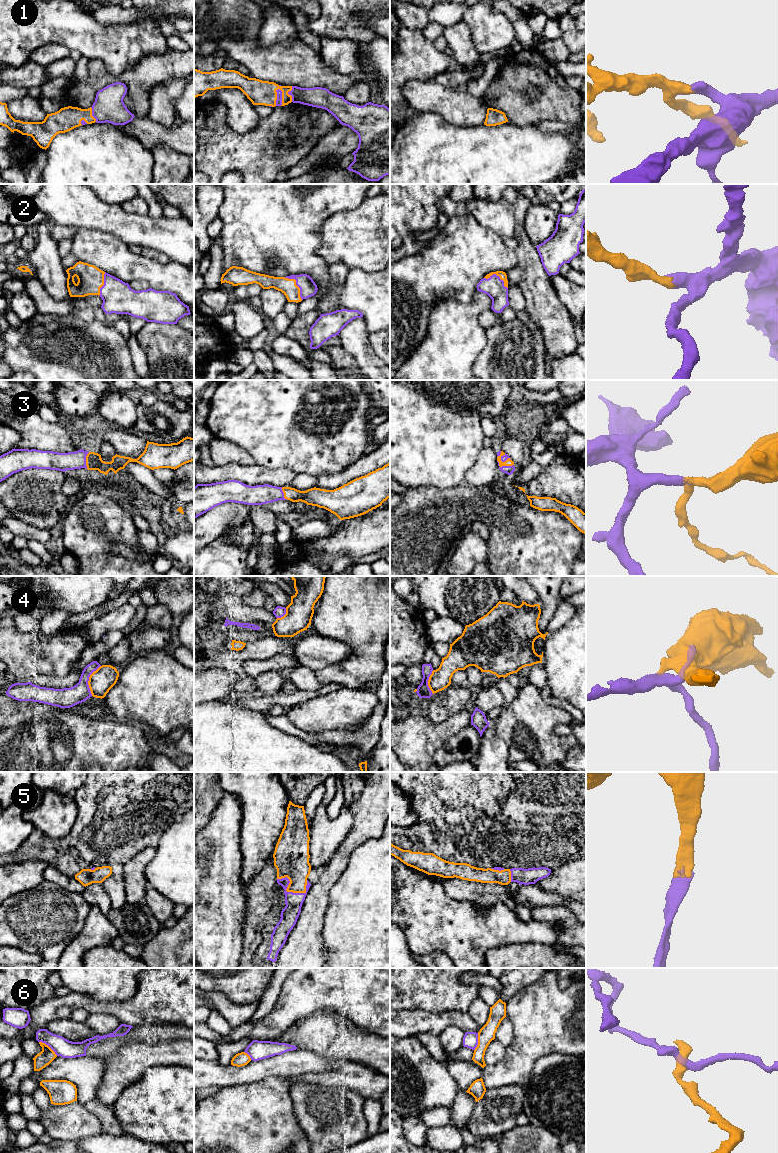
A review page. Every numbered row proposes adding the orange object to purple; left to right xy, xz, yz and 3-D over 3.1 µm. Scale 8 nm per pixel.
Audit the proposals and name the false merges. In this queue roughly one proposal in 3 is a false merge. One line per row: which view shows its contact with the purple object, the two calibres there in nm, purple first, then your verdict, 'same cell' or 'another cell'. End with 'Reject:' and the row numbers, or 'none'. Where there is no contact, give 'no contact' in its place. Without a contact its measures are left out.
1: xz | 50/200 nm | same cell
2: xz | 140/130 nm | same cell
3: yz | 70/60 nm | same cell
4: xy | 160/190 nm | another cell
5: xz | 140/280 nm | same cell
6: xy | 150/120 nm | another cell
Reject: 4, 6

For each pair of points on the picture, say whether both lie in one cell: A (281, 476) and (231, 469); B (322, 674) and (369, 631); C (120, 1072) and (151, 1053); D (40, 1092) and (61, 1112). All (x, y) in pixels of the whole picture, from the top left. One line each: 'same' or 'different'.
A: same
B: same
C: same
D: different

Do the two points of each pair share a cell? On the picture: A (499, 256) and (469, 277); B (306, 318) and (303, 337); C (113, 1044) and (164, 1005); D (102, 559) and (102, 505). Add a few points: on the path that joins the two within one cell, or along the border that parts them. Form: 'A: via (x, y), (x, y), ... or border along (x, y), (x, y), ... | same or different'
A: via (492, 256), (476, 270) | same
B: via (303, 323), (303, 332) | same
C: border along (160, 1023), (153, 1022), (133, 1026) | different
D: via (102, 546), (102, 518) | same

